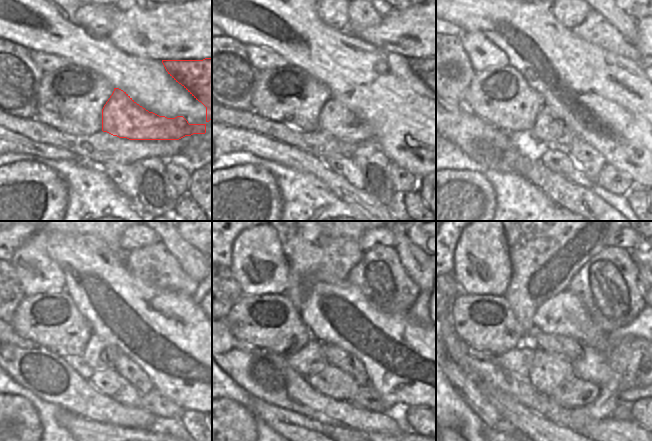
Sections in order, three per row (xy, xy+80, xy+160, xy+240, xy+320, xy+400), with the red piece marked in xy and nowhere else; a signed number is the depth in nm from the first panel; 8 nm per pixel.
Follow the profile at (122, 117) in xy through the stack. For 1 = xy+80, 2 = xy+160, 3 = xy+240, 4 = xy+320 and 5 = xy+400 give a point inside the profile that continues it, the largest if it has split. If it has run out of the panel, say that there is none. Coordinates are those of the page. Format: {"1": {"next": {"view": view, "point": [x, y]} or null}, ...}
{"1": {"next": {"view": "xy+80", "point": [335, 119]}}, "2": {"next": {"view": "xy+160", "point": [550, 128]}}, "3": {"next": {"view": "xy+240", "point": [99, 354]}}, "4": {"next": {"view": "xy+320", "point": [310, 360]}}, "5": {"next": {"view": "xy+400", "point": [518, 361]}}}

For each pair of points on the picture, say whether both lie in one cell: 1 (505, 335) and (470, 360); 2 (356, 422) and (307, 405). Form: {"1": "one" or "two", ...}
{"1": "two", "2": "one"}

